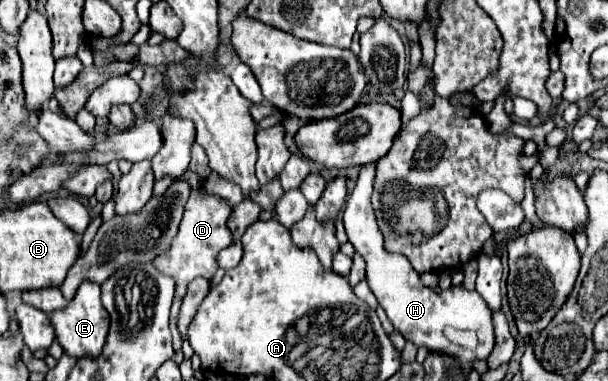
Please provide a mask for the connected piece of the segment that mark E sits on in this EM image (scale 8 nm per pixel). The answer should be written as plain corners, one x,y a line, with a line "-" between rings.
86,280
86,284
80,284
80,288
78,288
74,300
68,304
68,308
52,312
50,320
56,328
58,342
62,344
66,354
70,354
74,358
92,358
92,360
102,354
102,346
108,336
110,316
100,304
100,286
98,284
90,284
88,280

